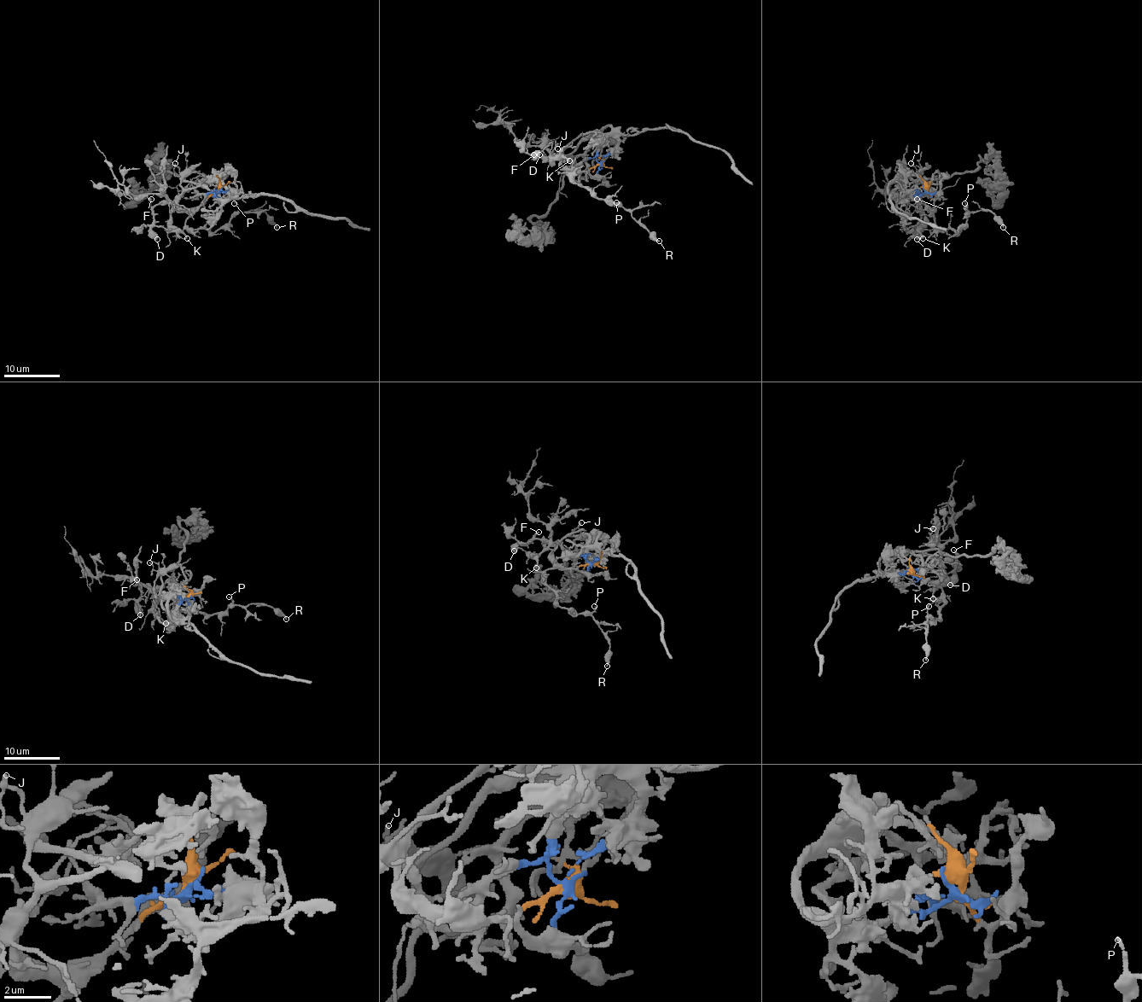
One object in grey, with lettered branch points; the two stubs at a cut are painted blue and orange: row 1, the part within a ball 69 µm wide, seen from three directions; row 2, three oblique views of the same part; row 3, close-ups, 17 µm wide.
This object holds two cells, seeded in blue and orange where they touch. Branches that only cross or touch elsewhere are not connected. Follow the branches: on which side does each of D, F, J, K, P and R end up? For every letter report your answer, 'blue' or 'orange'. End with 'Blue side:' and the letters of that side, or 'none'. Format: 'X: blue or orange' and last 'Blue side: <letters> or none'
D: orange
F: orange
J: orange
K: orange
P: orange
R: orange
Blue side: none

